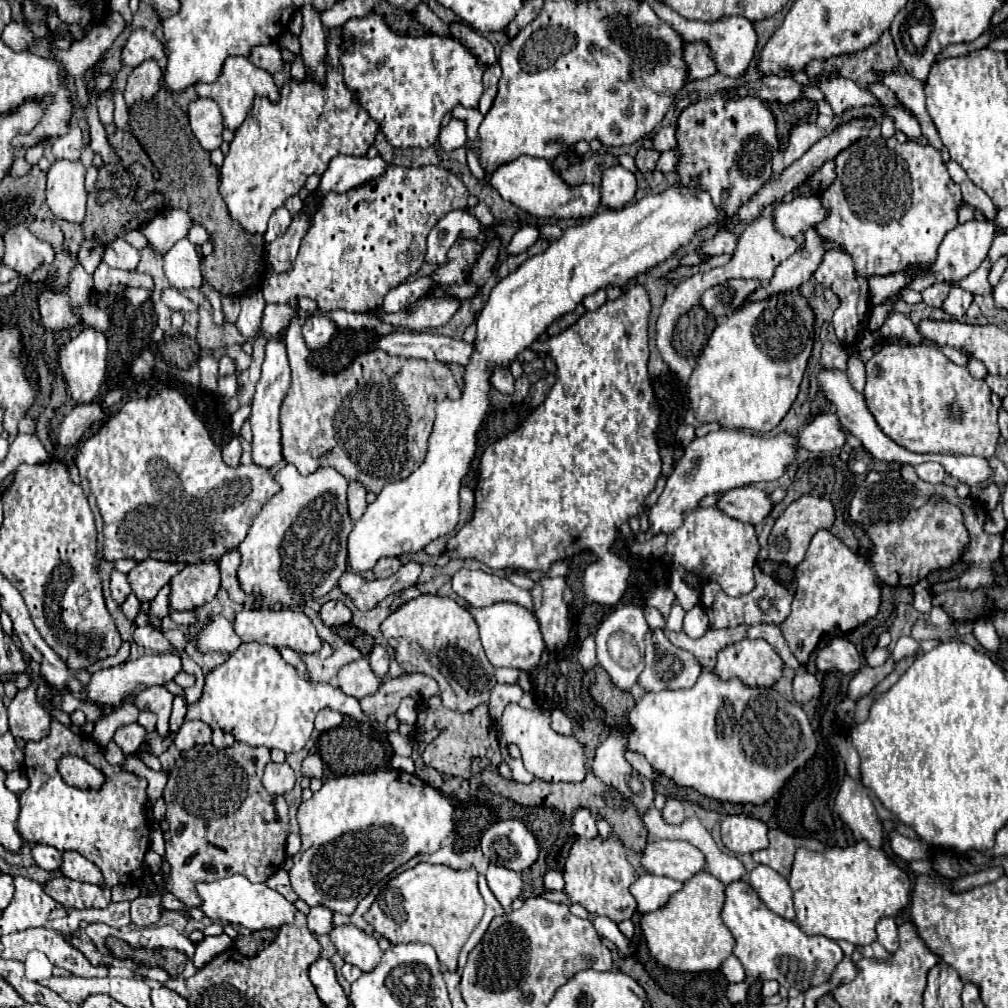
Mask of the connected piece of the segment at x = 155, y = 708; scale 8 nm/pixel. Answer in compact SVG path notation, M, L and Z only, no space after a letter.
M163 686L155 688L145 688L143 692L137 692L135 696L127 696L123 704L133 704L139 710L151 710L157 714L157 730L163 730L161 738L169 736L169 714L171 714L171 704L173 704L173 694L169 694Z

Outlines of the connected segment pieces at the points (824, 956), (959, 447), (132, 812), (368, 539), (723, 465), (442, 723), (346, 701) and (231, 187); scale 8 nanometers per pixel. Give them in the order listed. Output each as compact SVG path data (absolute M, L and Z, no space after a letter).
M735 880L727 884L721 920L735 938L733 956L739 958L745 970L745 980L741 984L727 984L725 988L725 998L731 1004L743 1002L751 982L757 980L777 980L781 986L799 986L799 990L823 984L843 960L843 952L833 940L825 936L807 936L795 922L773 914L759 900L759 894L755 888L751 888L751 884L747 884L747 880Z
M885 344L873 358L865 364L867 384L865 384L865 402L871 414L875 416L879 428L899 446L911 452L941 452L941 454L973 454L991 458L997 448L999 426L997 410L991 404L991 390L985 380L975 380L965 366L953 364L937 348L931 346L901 346Z
M57 720L51 722L49 736L45 736L39 742L27 742L23 770L29 778L29 788L19 796L21 812L17 818L17 832L21 834L23 840L27 840L31 844L47 844L47 846L53 846L57 850L75 850L81 856L85 856L87 860L91 860L97 868L101 868L101 872L105 876L103 891L95 884L85 884L85 882L77 882L77 880L71 880L65 876L57 876L57 878L47 880L45 892L53 900L61 902L63 906L71 906L71 908L80 910L84 908L103 909L111 902L111 886L135 884L143 874L143 856L149 850L149 820L147 820L147 810L145 810L147 808L147 780L139 778L131 772L123 772L121 766L111 766L103 756L103 776L105 776L103 788L83 790L77 786L69 786L57 770L59 756L65 756L65 754L103 756L103 750L91 738L85 738L81 734L73 734L67 726L63 726Z
M669 188L661 194L649 194L641 200L637 200L631 206L625 206L623 210L605 210L591 220L571 226L565 230L563 238L549 244L549 248L543 254L537 254L529 258L525 264L517 268L517 272L511 272L507 278L497 282L493 292L489 294L487 304L483 306L479 318L477 318L477 338L473 342L475 354L465 368L465 388L463 396L459 400L447 400L437 406L437 420L429 438L429 452L425 462L405 480L387 484L377 500L367 506L365 514L353 524L353 530L349 534L349 566L353 572L367 572L371 570L381 558L405 558L409 554L415 554L423 550L429 542L443 534L451 534L459 522L459 488L461 480L469 470L469 462L475 456L475 434L487 414L489 400L489 372L493 366L509 366L521 350L525 350L533 340L537 340L547 326L557 320L563 314L569 314L575 310L575 306L589 294L593 294L599 288L607 288L609 284L625 286L629 280L633 280L637 274L643 274L663 262L667 256L671 256L679 246L685 246L693 234L707 226L715 224L719 218L723 218L723 212L717 210L709 198L707 192L691 188Z
M721 428L695 438L685 446L681 460L675 464L673 474L667 478L665 490L657 504L649 508L649 532L653 536L671 534L679 524L683 524L683 514L695 508L705 496L715 492L727 492L733 488L779 480L791 464L797 462L797 438L789 432L779 432L777 436L749 434L739 428Z
M431 696L429 700L423 700L419 704L419 716L417 716L417 728L419 730L431 730L437 726L441 730L441 736L435 738L423 752L423 762L431 768L435 768L441 776L455 776L467 780L471 776L471 762L475 758L487 758L493 768L501 762L501 750L495 738L495 722L489 716L489 710L485 704L477 706L471 712L455 712L441 704L439 696Z
M253 642L241 644L227 662L205 674L203 694L195 704L187 704L185 720L201 720L213 730L219 728L231 732L235 740L251 746L265 746L269 750L295 754L303 750L311 738L313 720L323 708L351 716L357 722L367 722L381 734L379 724L361 710L357 698L343 694L331 684L299 676L297 668L287 664L277 648Z
M331 28L327 32L325 82L321 84L307 74L303 82L285 82L275 102L265 96L257 96L247 120L235 132L221 166L219 192L229 208L229 214L247 232L265 234L275 208L285 206L285 200L295 196L311 174L323 176L331 158L341 154L365 156L373 144L379 124L375 124L375 120L371 120L371 116L355 104L355 92L351 92L343 80L343 66L339 58L347 48L343 28Z

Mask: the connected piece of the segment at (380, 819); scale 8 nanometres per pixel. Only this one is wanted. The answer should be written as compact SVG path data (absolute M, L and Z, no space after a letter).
M377 770L377 772L369 772L369 774L351 774L351 776L339 776L339 778L333 778L333 780L327 780L321 790L317 790L311 800L307 802L301 802L299 806L299 812L297 812L297 822L299 822L299 828L301 828L301 852L293 856L293 868L289 872L291 876L291 886L293 890L297 892L297 896L307 902L309 906L327 906L329 910L333 912L341 912L341 914L351 914L355 910L355 906L369 894L369 888L385 878L387 874L391 874L395 868L403 866L409 858L417 856L419 852L435 852L439 850L441 842L453 832L453 804L447 796L443 796L437 788L425 784L423 780L419 780L417 776L413 774L407 774L407 772L401 772L401 770Z

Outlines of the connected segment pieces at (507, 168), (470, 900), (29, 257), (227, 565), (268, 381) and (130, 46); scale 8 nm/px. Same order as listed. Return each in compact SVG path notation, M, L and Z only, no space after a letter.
M519 156L513 162L501 164L493 172L487 174L489 184L503 196L503 200L509 200L511 204L519 206L523 212L537 216L537 218L581 218L591 216L595 208L601 204L599 200L599 186L581 184L581 186L567 186L557 172L551 170L547 160L531 158L531 156Z
M419 862L417 866L391 878L365 916L373 916L371 922L373 928L393 944L399 942L431 944L443 968L455 972L459 952L467 936L479 924L483 908L485 904L477 890L477 872L473 866L465 870L455 870L443 864Z
M17 224L13 228L9 228L3 236L5 240L5 256L3 256L3 264L27 274L31 270L35 270L41 262L49 264L53 262L53 248L51 244L39 240L35 234L31 234L31 230L25 224Z
M231 550L227 552L219 562L219 572L221 572L221 588L229 594L229 598L237 604L243 604L243 606L251 606L251 596L247 596L241 588L239 588L239 582L237 582L237 566L239 566L241 558L239 558L239 552L237 550Z
M269 338L261 380L257 384L257 390L255 390L255 396L251 402L251 416L249 416L249 424L253 428L253 462L257 466L275 468L283 460L281 442L279 442L279 438L281 438L281 434L279 434L279 406L285 398L289 384L291 384L291 370L289 370L289 362L287 362L285 342L277 342L277 340Z
M137 28L129 34L129 38L123 46L121 64L133 68L133 66L141 64L145 58L155 58L161 64L161 68L165 68L165 64L167 64L161 42L151 32L147 32L143 28Z

